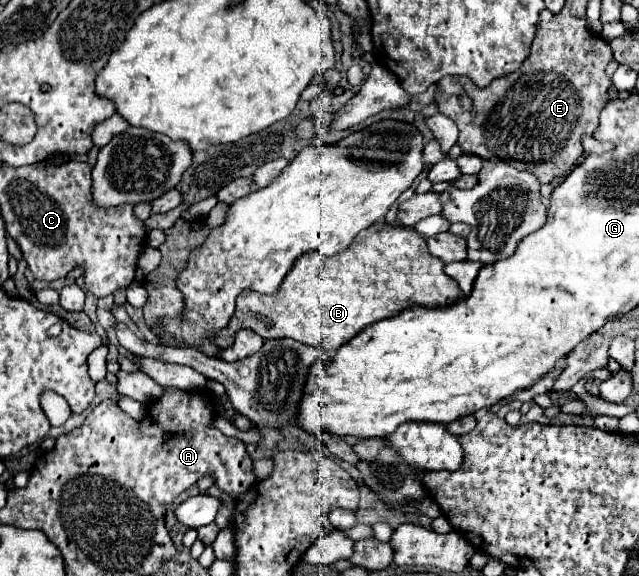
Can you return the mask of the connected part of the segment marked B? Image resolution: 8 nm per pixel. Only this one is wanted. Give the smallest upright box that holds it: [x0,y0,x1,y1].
[215,225,463,351]

